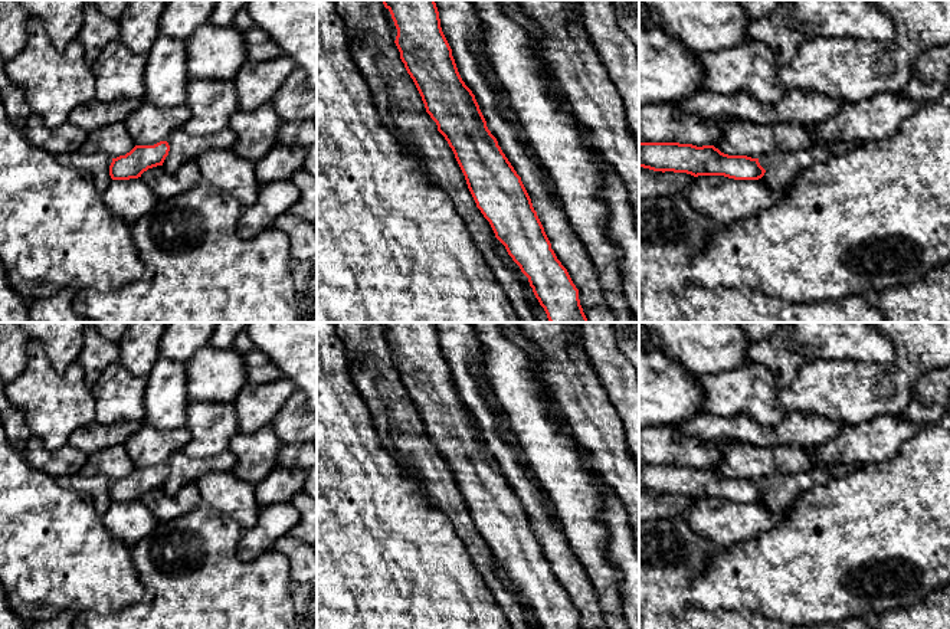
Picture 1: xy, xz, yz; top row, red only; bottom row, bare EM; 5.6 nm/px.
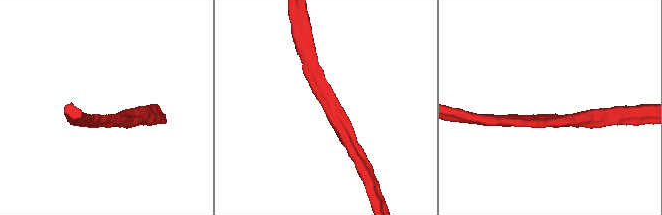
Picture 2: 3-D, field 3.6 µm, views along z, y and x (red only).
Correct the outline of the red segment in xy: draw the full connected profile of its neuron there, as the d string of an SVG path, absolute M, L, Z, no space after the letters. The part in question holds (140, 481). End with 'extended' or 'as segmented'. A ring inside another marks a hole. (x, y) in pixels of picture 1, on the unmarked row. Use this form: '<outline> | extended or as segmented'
M160 463L154 468L135 468L125 478L112 481L109 498L112 502L138 501L148 491L163 488L168 474L167 463Z | as segmented

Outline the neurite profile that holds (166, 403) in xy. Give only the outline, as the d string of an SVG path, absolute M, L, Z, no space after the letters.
M160 357L147 374L144 423L164 430L184 427L190 404L186 363Z

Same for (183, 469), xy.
M183 451L171 455L167 465L170 474L163 489L168 495L176 495L183 487L196 484L199 478L212 471L210 459L193 459Z

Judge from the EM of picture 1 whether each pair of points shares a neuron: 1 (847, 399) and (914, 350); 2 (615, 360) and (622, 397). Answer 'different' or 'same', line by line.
1: same
2: same

